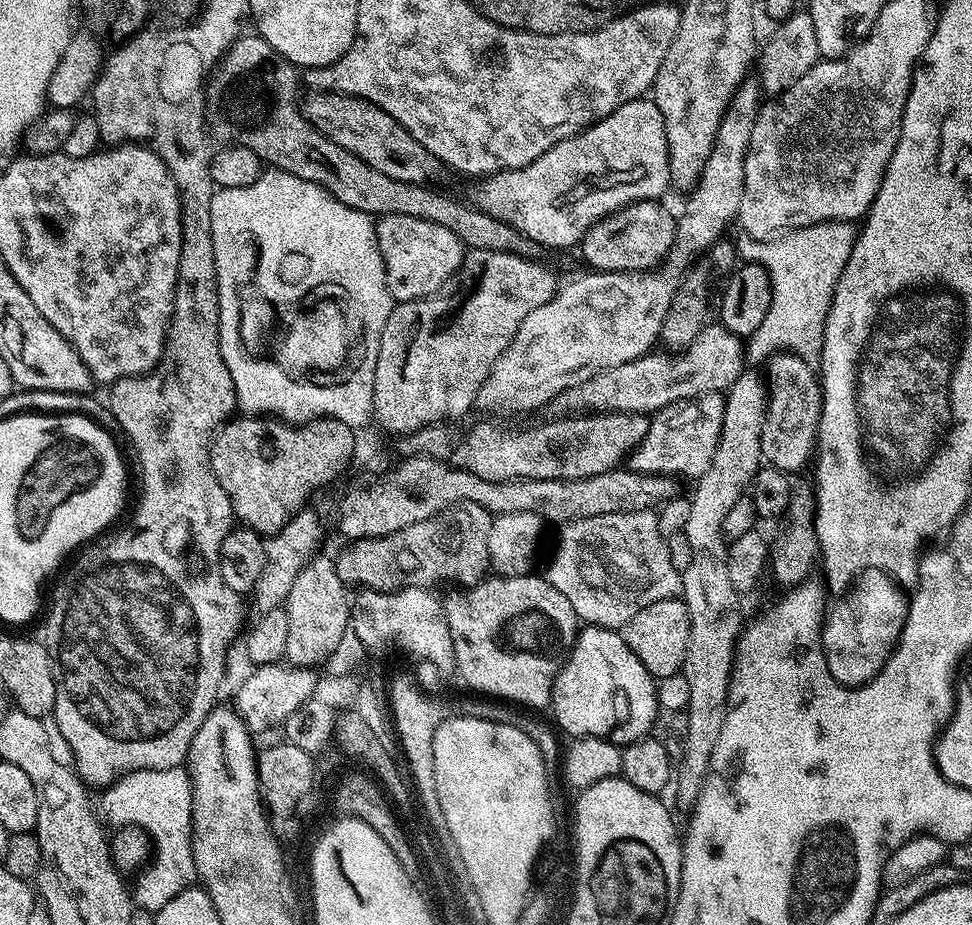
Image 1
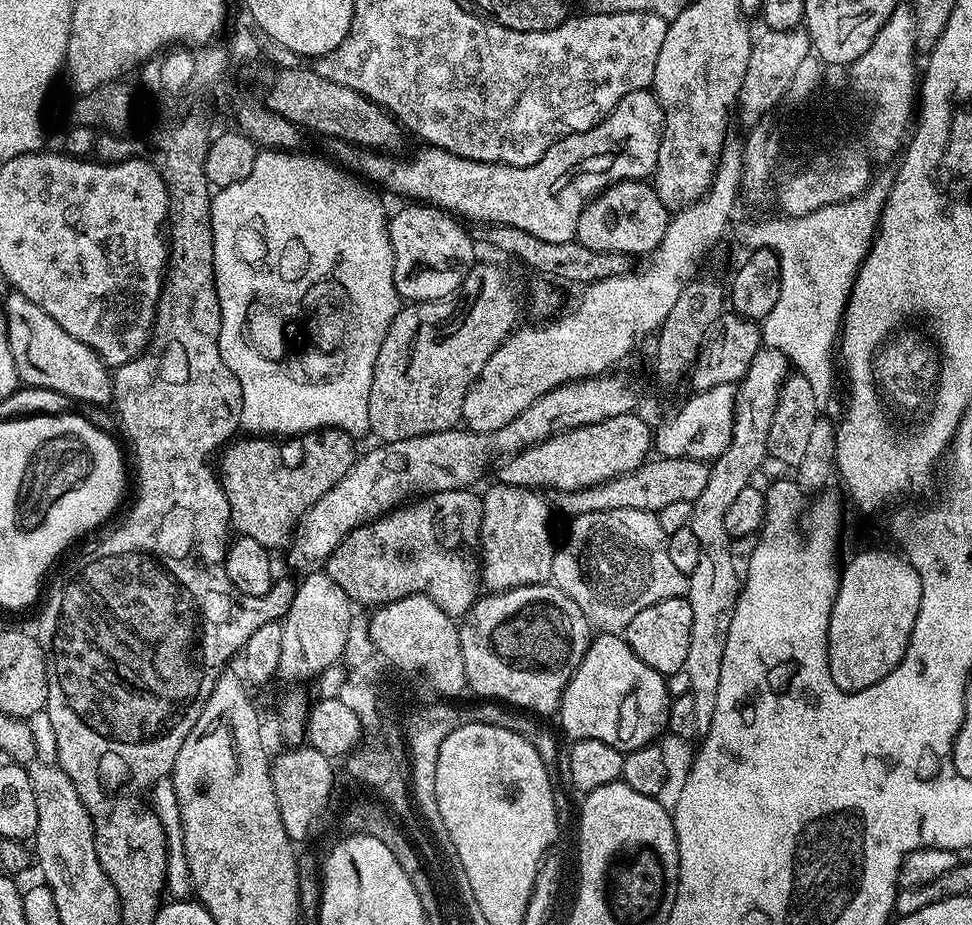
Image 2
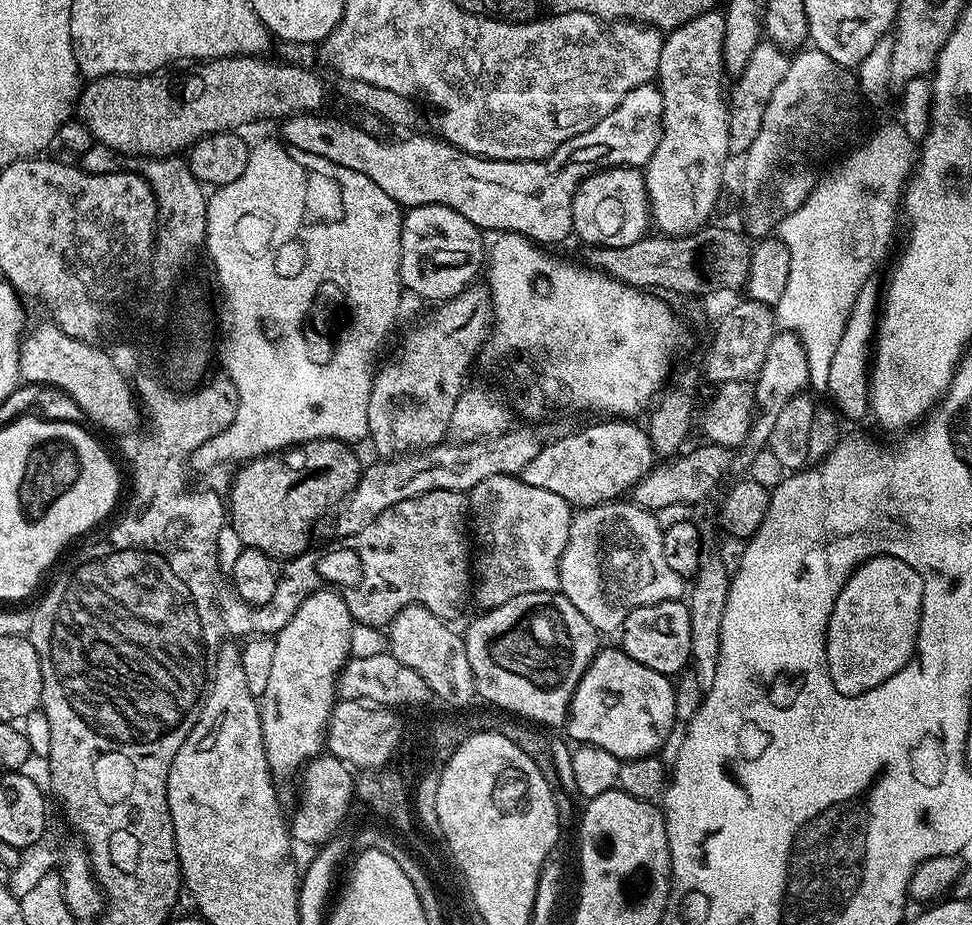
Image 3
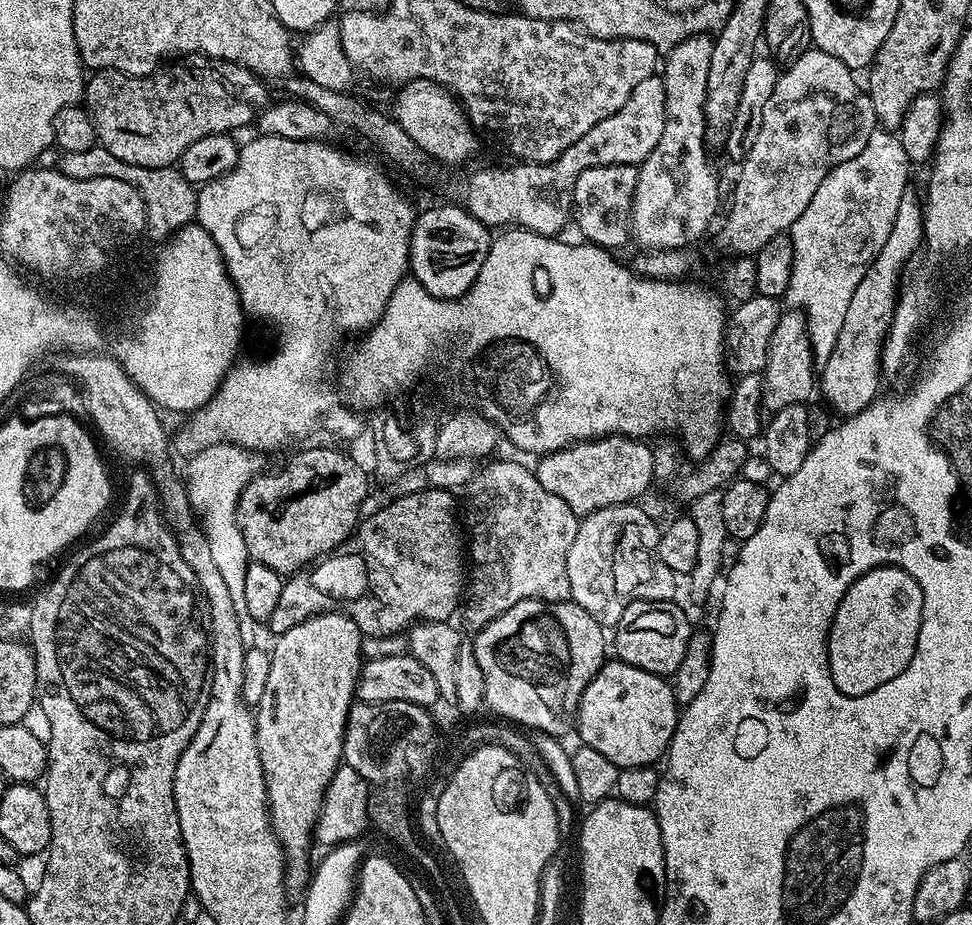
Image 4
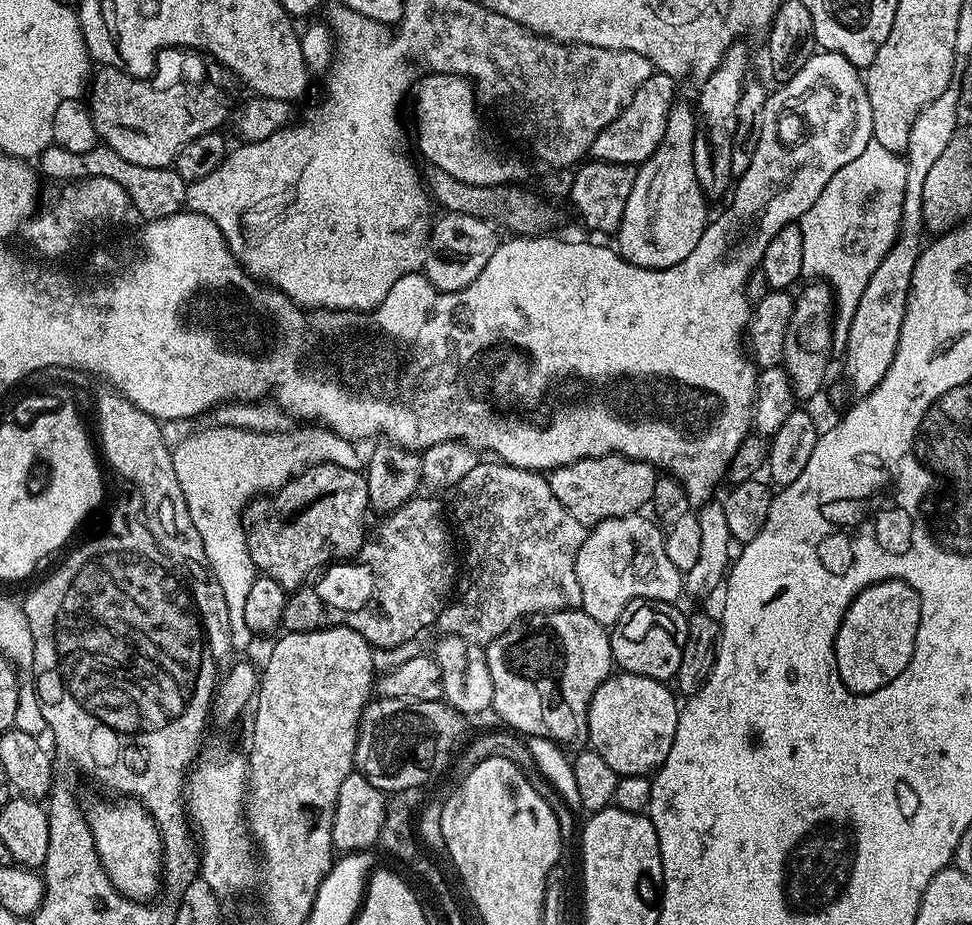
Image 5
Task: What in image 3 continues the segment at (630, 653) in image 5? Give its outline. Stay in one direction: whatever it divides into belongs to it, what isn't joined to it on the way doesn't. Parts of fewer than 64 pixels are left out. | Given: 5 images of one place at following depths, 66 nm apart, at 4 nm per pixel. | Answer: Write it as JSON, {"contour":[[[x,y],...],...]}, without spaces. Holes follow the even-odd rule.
{"contour":[[[667,600],[642,606],[628,615],[618,639],[619,647],[634,658],[634,662],[642,662],[642,666],[650,666],[650,670],[658,670],[658,674],[663,676],[675,677],[689,667],[692,659],[688,604],[680,600]]]}

